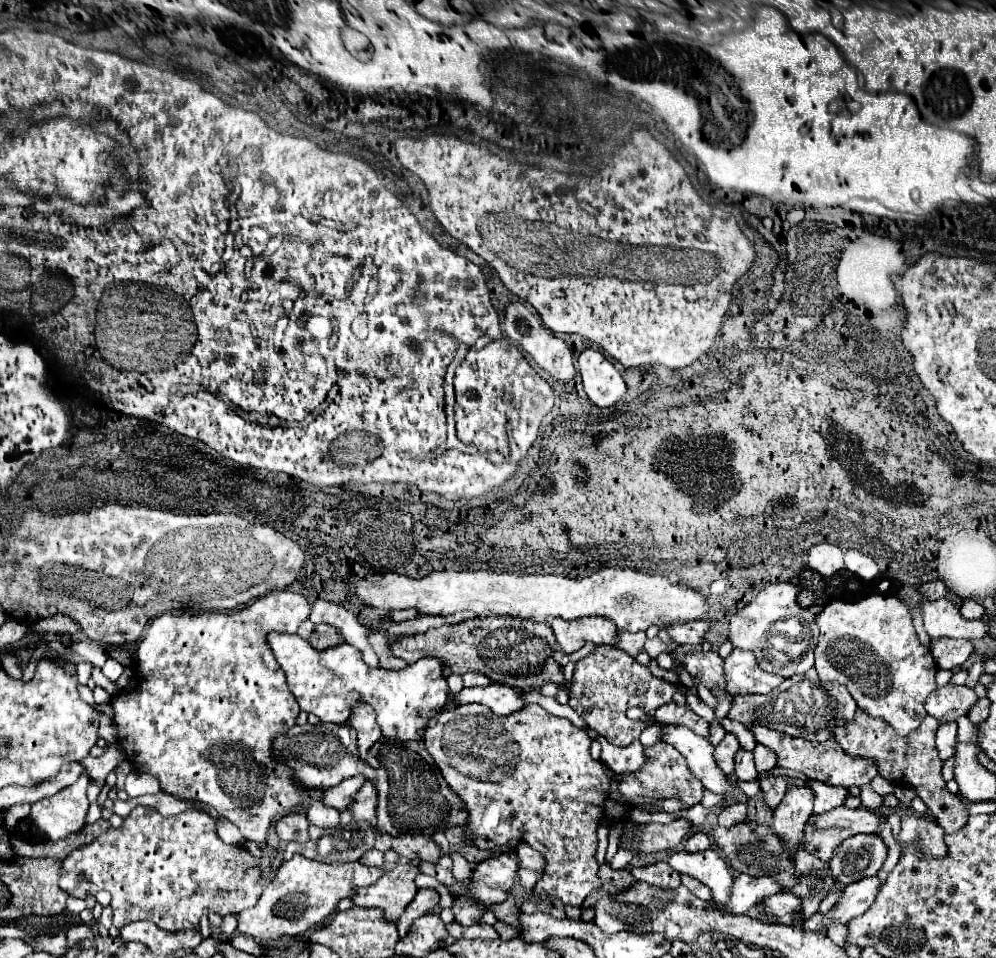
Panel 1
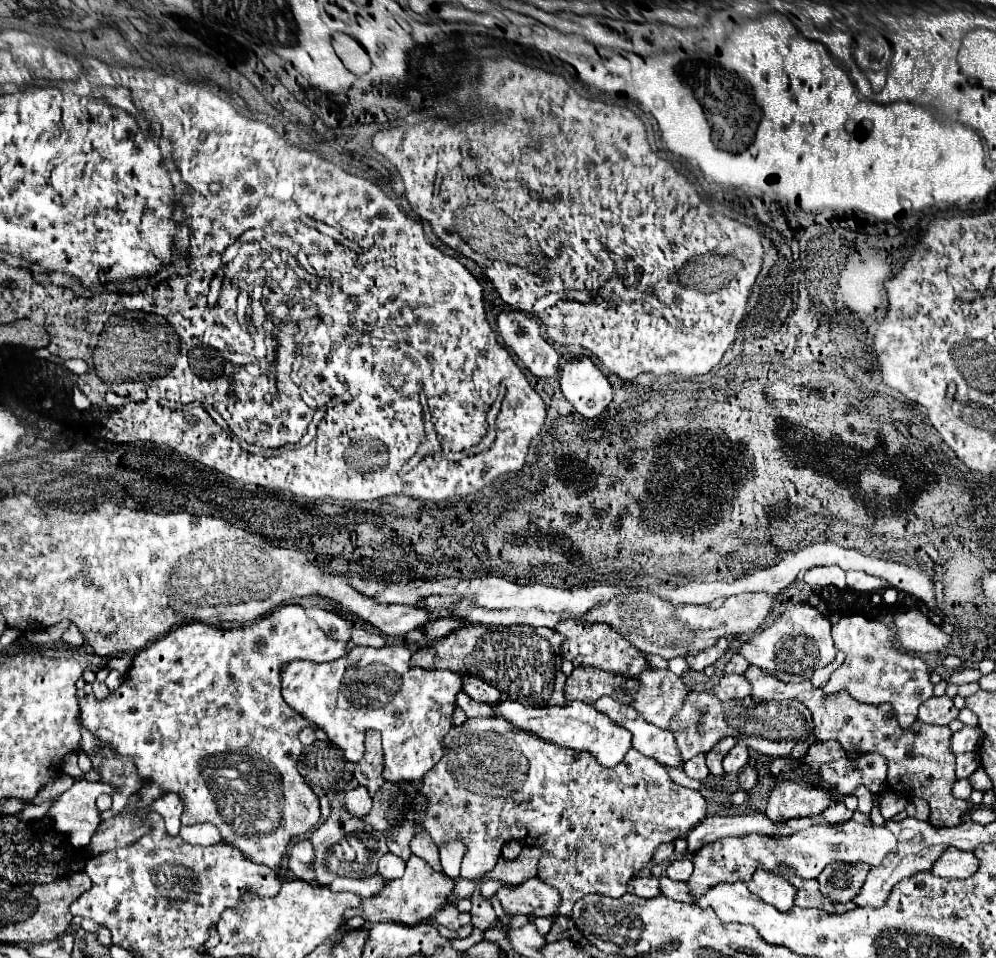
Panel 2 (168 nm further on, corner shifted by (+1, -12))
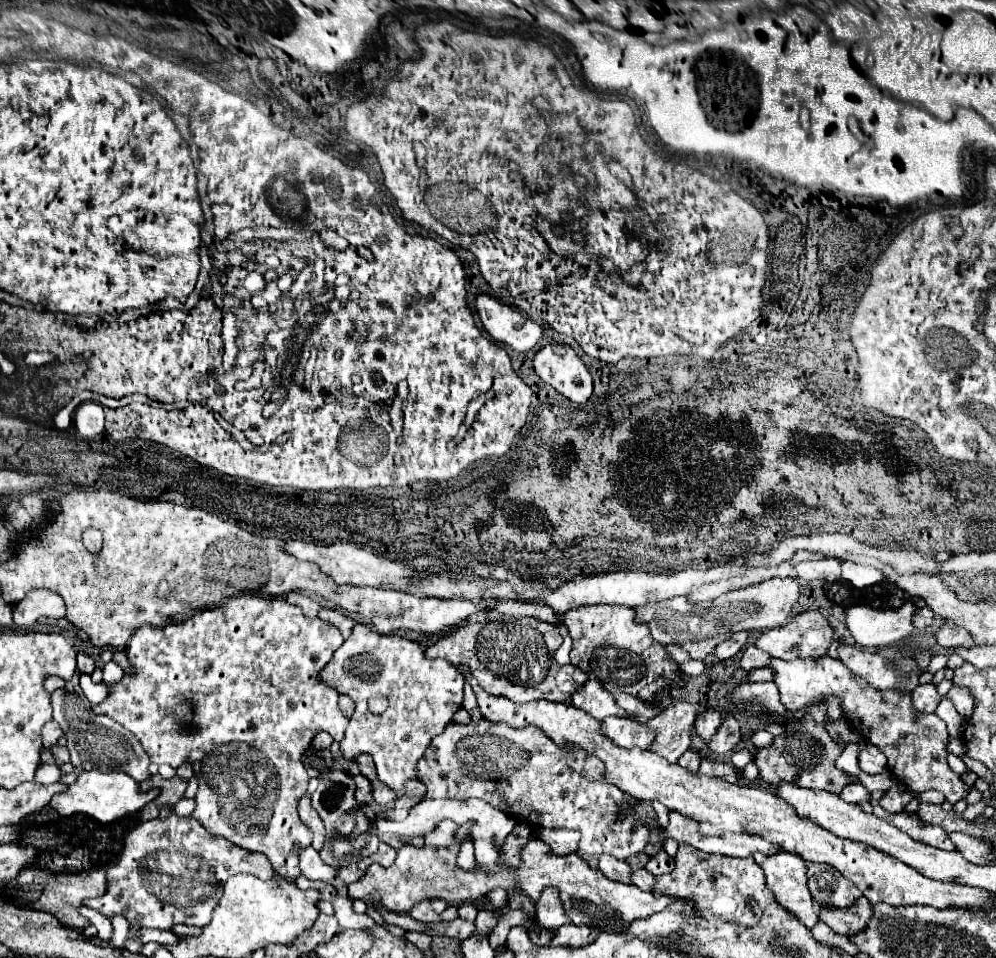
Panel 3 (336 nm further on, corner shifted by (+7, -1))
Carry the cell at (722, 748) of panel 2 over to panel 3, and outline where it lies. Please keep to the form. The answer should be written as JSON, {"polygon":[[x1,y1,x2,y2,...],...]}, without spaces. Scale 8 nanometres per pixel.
{"polygon":[[709,711,709,715,701,715,701,719,697,719,697,723,695,723,697,735,705,743,711,741,711,737,717,733,719,727,721,727,721,715,717,711]]}

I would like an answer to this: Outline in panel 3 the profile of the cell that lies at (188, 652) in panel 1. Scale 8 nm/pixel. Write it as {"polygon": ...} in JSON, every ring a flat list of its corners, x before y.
{"polygon":[[257,595,231,597,217,607,205,609,203,613,189,617,183,623,169,623,165,627,139,627,127,647,127,661,131,665,131,673,123,673,123,679,119,683,107,683,109,693,107,693,105,701,91,705,91,711,97,715,107,715,107,717,119,721,127,731,131,731,141,741,151,763,157,763,157,765,167,763,175,769,183,763,191,763,195,779,199,781,197,795,195,795,197,807,191,813,191,817,197,819,209,831,227,837,229,841,237,843,239,847,265,853,273,865,275,875,285,877,285,879,297,879,301,875,297,851,311,843,311,831,301,823,299,813,297,813,299,799,307,793,307,783,309,783,309,775,303,767,303,753,307,751,307,747,317,731,327,731,335,741,341,741,345,727,349,723,349,717,345,717,337,707,339,693,331,691,331,687,325,687,325,683,321,683,317,679,317,673,329,663,329,659,341,647,343,641,345,639,337,627,333,627,331,623,327,623,323,619,305,617,299,607,289,605,285,599,265,599,265,597,257,597]]}

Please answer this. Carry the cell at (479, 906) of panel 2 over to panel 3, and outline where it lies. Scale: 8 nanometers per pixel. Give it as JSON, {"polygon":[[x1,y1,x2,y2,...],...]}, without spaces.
{"polygon":[[489,719,455,723,451,721,445,731,433,737,425,755,417,763,417,779,425,785,425,799,483,799,495,809,511,815,517,821,539,827,567,827,581,831,577,855,599,871,599,855,609,853,615,859,629,859,645,849,651,827,631,813,621,815,627,793,605,779,605,765,599,757,589,755,581,747,557,745,539,727,529,725,515,729,507,723,493,723]]}

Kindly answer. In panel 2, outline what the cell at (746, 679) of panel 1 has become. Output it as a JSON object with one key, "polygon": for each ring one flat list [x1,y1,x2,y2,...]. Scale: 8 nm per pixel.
{"polygon":[[749,666,745,678,749,678,753,686,751,694,755,698,803,702,811,710,813,734,817,740,837,740,841,742,845,752,859,748,861,752,877,752,885,756,889,762,889,788,901,792,905,798,917,796,927,800,931,806,931,822,941,822,947,828,961,824,961,814,969,808,969,804,967,800,955,798,951,792,957,776,955,754,951,752,953,732,949,730,949,726,931,726,915,720,915,724,911,724,911,730,903,730,899,722,895,722,895,712,887,704,861,704,843,690,839,694,823,694,823,690,815,688,811,680,803,680,799,684,781,682,777,678,771,678,757,666]]}

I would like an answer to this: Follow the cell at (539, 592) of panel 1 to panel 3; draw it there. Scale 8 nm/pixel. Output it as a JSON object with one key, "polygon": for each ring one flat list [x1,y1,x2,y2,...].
{"polygon":[[773,577,769,581,735,589,717,597,709,607,699,609,689,603,685,597,677,597,673,601,649,603,633,607,637,613,637,623,645,623,651,631,651,637,661,643,669,645,675,643,683,651,689,653,691,659,705,659,715,643,729,639,729,635,737,631,763,631,773,627,773,611,791,611,799,597,799,583,795,577]]}

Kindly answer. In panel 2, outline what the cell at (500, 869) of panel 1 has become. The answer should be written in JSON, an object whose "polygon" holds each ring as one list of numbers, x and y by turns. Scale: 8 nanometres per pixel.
{"polygon":[[531,878,513,888,501,888,497,894,503,904,503,910,511,916,515,914,543,916,543,918,559,916,561,894,539,878]]}

